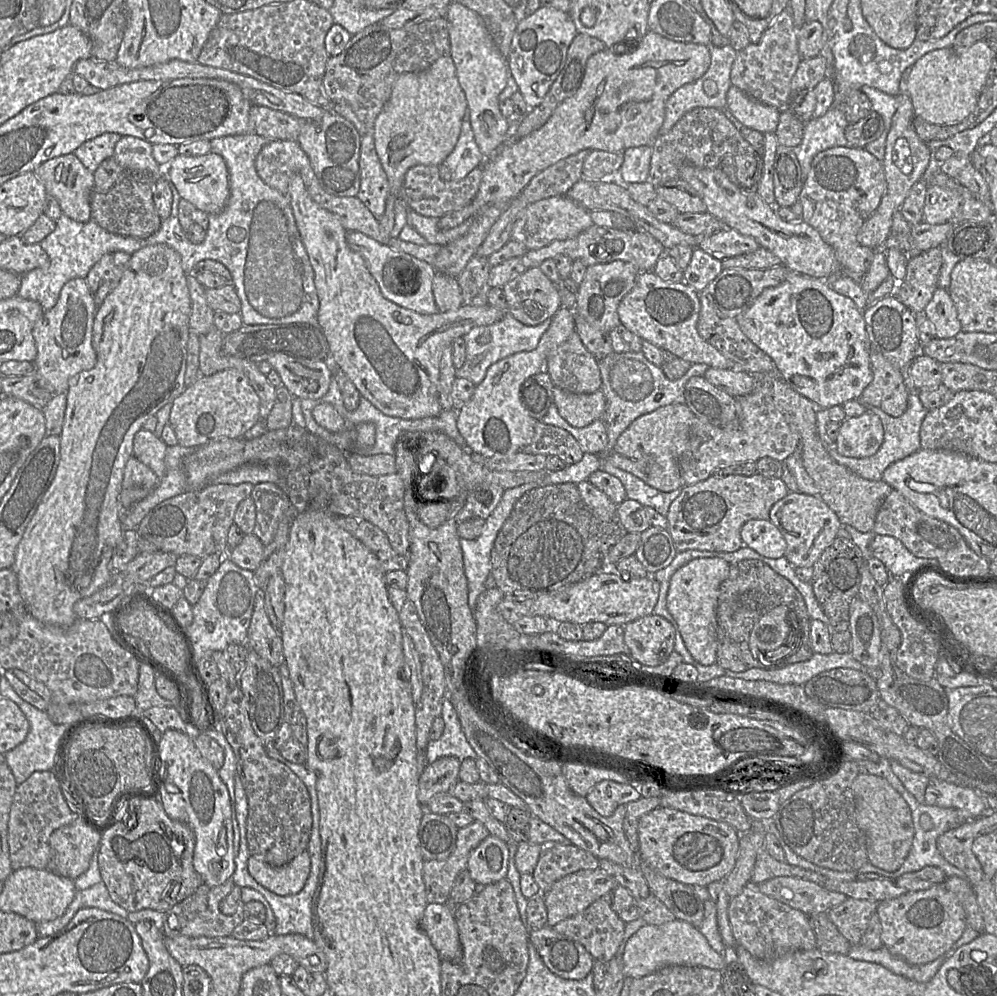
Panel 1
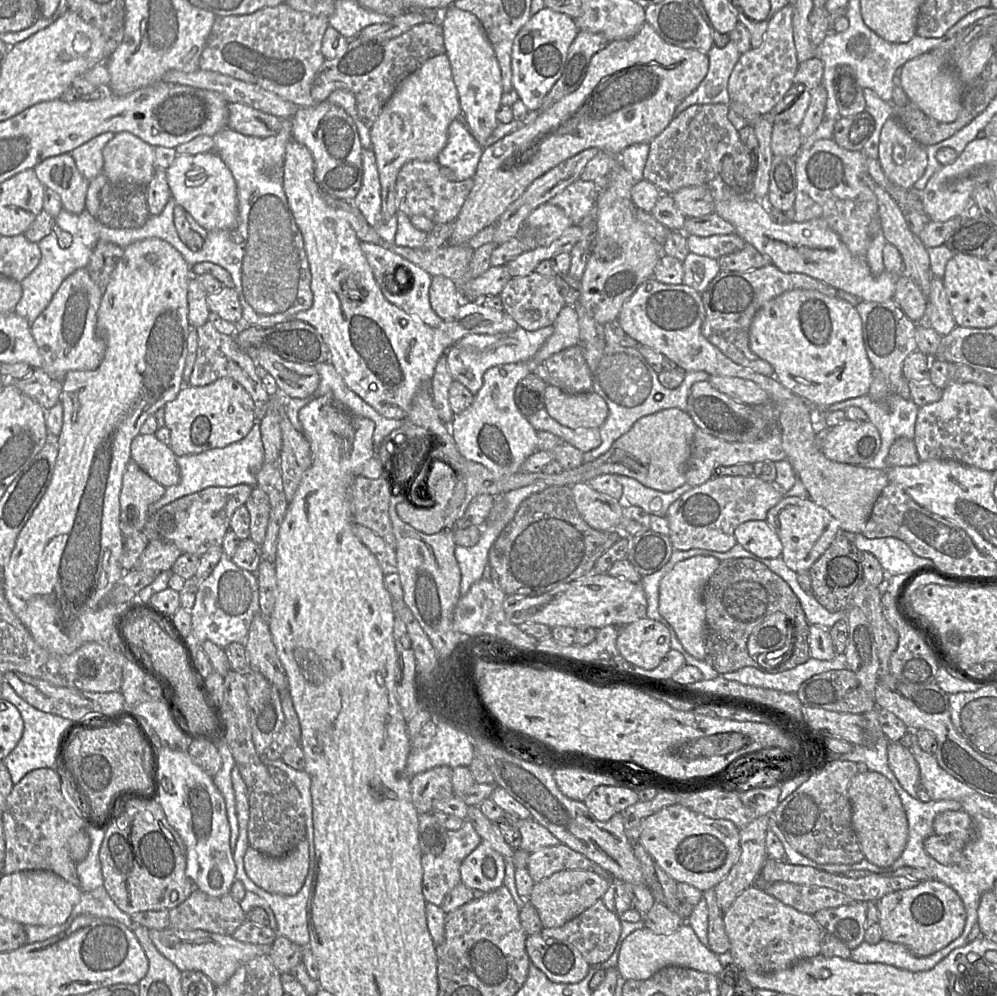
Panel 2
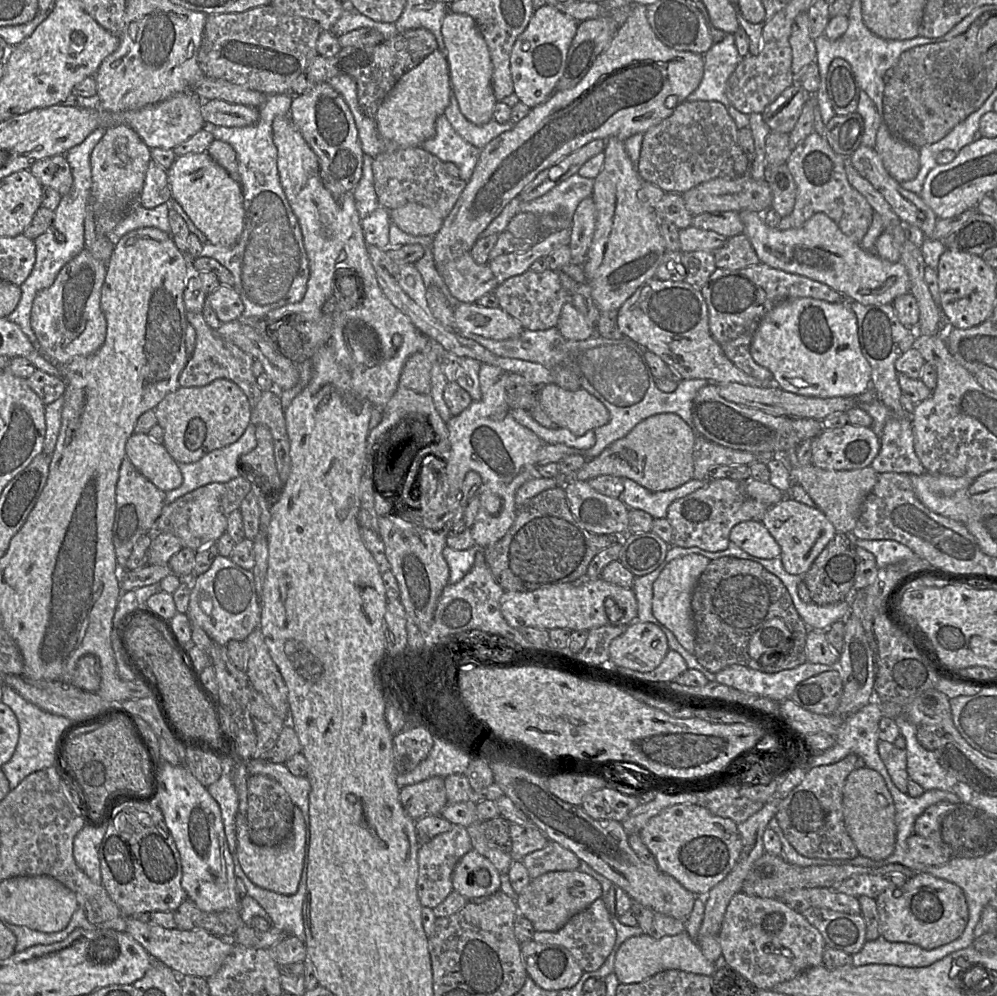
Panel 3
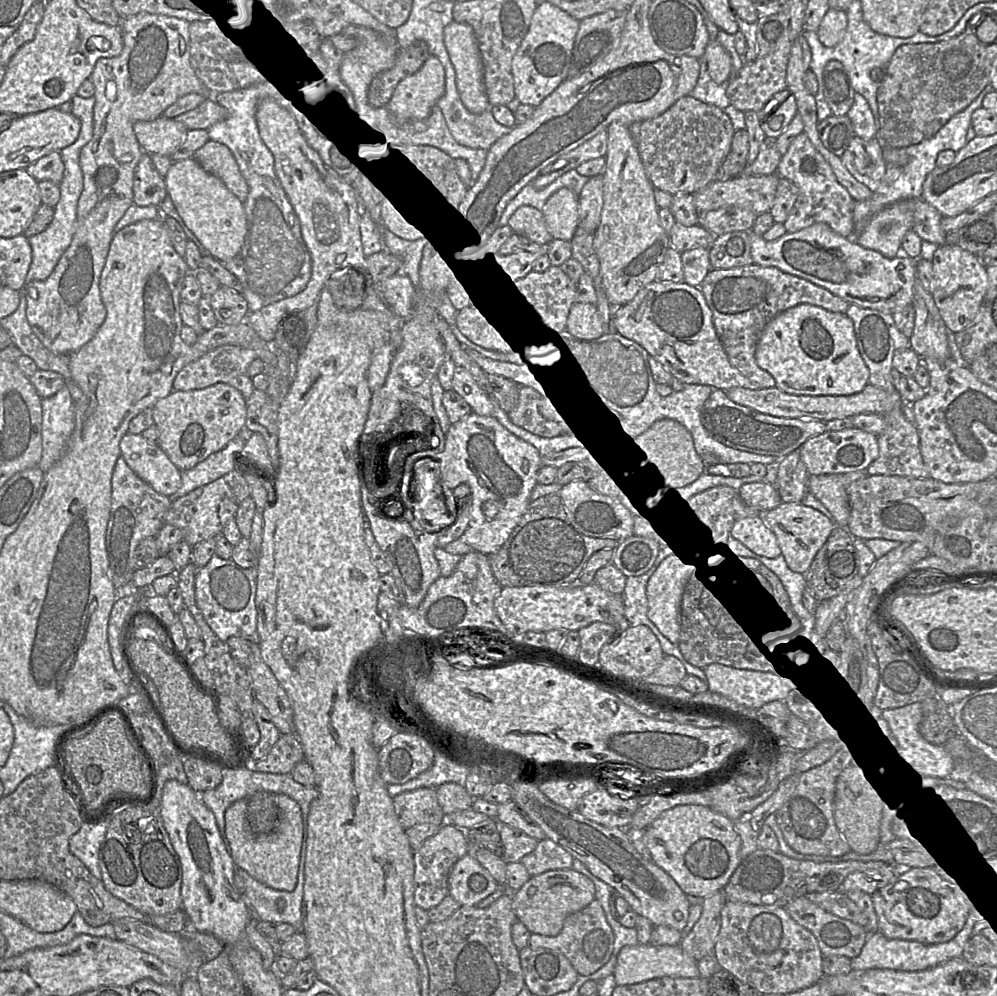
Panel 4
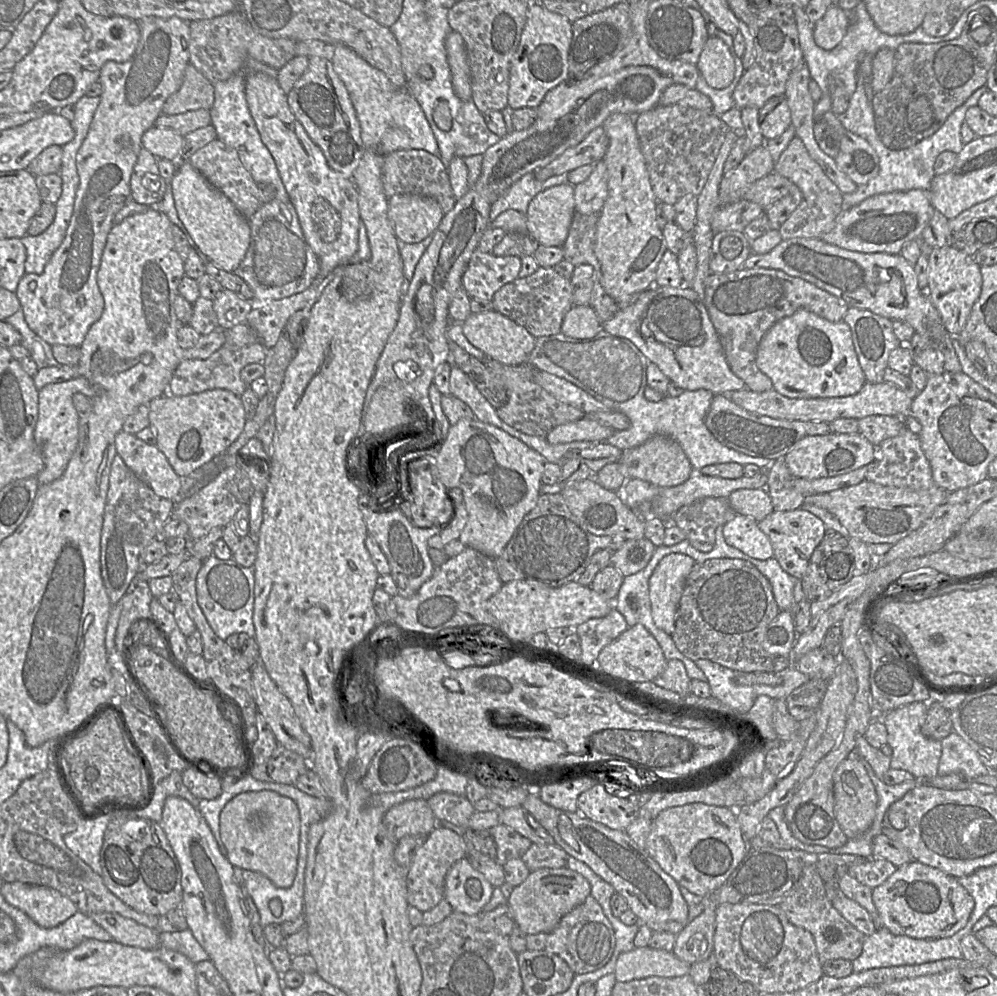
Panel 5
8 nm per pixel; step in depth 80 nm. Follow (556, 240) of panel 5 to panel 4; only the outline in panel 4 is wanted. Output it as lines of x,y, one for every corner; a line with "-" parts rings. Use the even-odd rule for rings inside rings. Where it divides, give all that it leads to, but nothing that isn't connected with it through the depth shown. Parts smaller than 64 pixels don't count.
568,188
552,194
541,210
552,240
571,241
578,226
578,196

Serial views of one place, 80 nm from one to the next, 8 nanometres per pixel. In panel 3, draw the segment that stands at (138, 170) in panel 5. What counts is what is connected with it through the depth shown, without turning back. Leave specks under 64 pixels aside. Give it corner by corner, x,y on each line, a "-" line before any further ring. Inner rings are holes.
150,161
143,189
138,202
147,209
153,209
171,198
168,172
158,162

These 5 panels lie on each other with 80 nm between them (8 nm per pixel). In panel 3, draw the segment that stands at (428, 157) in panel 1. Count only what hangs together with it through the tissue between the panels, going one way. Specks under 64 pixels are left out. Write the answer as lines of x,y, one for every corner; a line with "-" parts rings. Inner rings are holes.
435,50
406,72
379,106
374,119
380,137
387,146
420,147
435,135
436,119
444,114
452,92
447,58
441,51

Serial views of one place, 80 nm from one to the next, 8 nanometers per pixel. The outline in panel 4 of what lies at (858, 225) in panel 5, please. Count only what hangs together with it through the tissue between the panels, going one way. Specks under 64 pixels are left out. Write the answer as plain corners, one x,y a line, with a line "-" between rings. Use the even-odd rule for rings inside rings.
901,200
875,214
853,240
860,246
881,253
887,258
902,253
904,236
914,223
913,203

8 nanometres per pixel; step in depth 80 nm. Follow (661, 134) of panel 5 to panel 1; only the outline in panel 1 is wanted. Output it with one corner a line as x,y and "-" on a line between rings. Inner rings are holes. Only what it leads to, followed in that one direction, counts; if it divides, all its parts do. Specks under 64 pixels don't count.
694,108
684,114
668,133
658,136
653,142
649,180
656,185
680,179
679,166
683,162
699,168
717,168
725,155
731,155
735,161
740,188
756,193
759,182
755,183
755,174
760,167
757,167
755,149
742,137
740,130
728,120
722,109

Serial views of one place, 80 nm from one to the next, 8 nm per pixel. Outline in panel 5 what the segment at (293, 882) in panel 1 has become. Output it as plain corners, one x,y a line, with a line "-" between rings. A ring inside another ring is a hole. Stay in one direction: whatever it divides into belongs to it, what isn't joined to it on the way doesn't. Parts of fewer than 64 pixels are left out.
273,791
236,795
220,813
220,838
234,867
265,875
279,888
293,884
298,862
300,815
296,803

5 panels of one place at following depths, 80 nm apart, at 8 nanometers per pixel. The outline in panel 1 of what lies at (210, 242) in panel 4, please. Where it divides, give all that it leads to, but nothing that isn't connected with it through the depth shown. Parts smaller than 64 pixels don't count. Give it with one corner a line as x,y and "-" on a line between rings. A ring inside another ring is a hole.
213,152
202,156
179,154
164,168
165,175
175,185
181,198
192,203
197,210
214,214
226,205
230,195
229,171
220,155

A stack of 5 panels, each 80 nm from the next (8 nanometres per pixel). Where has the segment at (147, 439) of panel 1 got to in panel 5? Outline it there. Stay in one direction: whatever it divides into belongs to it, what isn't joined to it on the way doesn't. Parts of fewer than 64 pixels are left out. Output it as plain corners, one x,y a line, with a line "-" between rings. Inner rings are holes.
121,430
115,436
115,447
128,468
158,496
170,500
180,497
181,478
156,445

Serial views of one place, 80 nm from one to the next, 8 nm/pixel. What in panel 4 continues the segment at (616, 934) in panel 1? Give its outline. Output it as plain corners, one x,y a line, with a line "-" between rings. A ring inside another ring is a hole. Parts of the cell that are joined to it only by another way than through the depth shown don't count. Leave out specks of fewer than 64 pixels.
594,899
583,909
567,916
556,936
531,933
528,945
533,949
557,950
570,961
579,975
590,975
608,962
614,949
614,933
600,902

